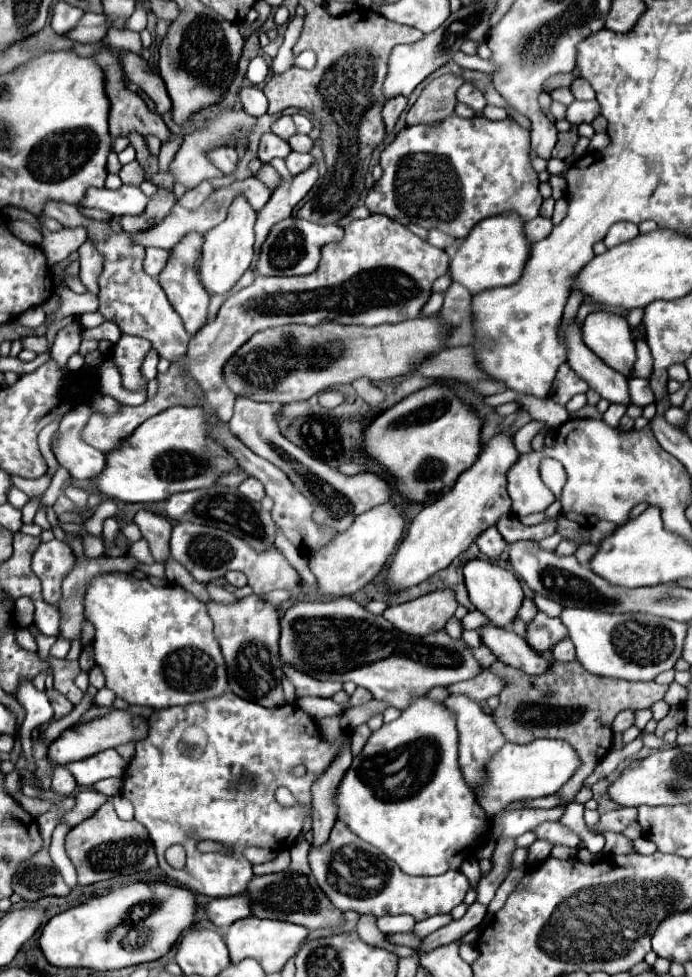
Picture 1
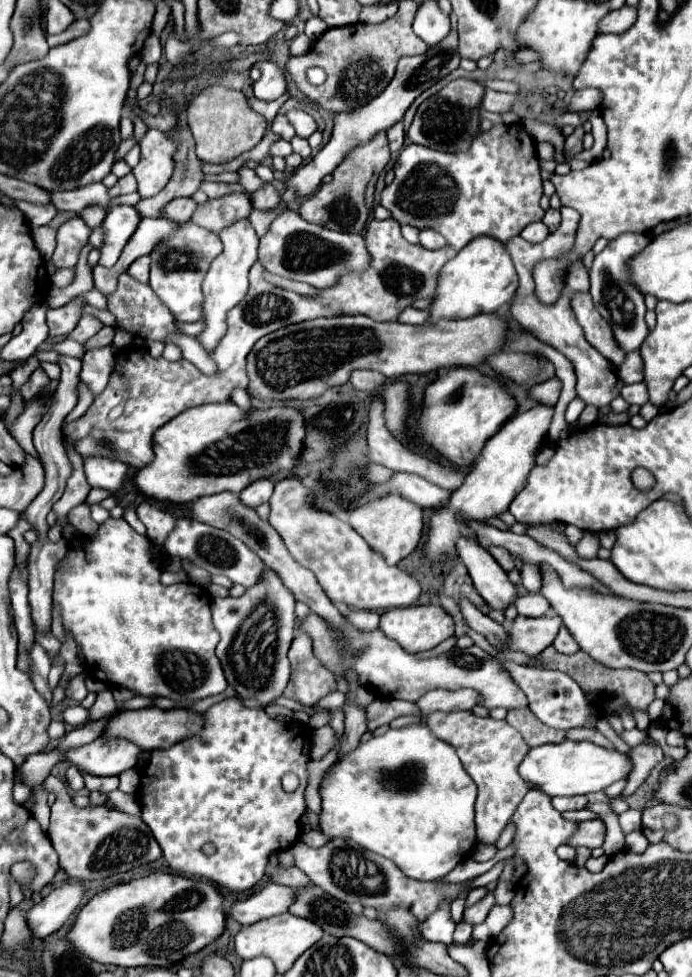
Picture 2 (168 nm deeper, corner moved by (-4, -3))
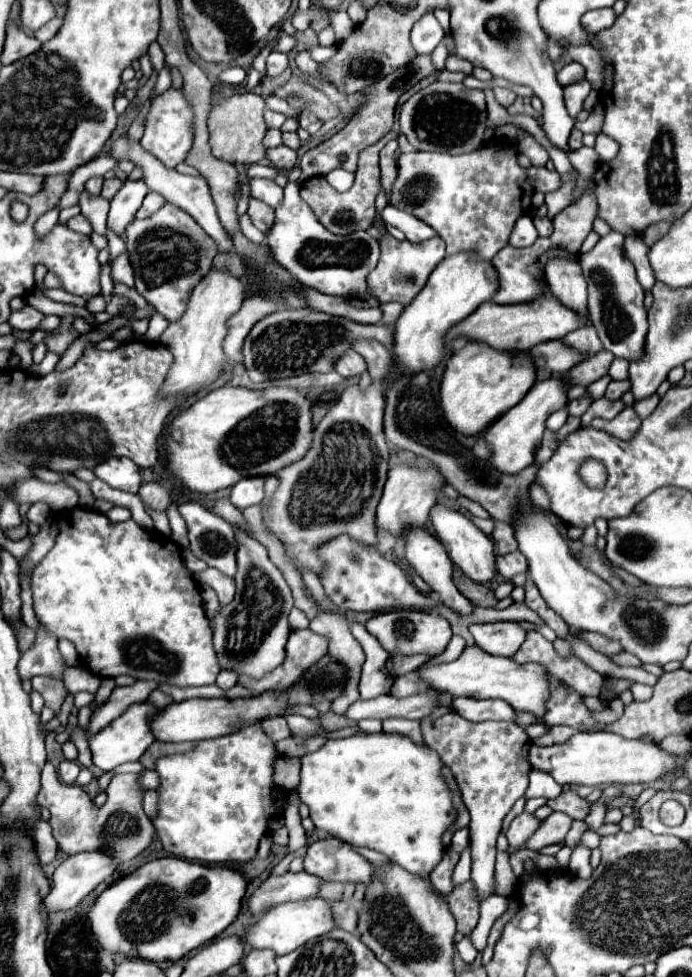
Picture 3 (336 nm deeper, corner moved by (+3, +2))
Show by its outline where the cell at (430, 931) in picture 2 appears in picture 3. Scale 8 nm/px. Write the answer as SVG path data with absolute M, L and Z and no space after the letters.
M372 733L354 735L346 739L328 739L318 751L302 757L300 769L300 801L310 807L310 819L316 829L322 829L350 845L368 847L384 853L392 863L408 869L410 873L430 875L444 853L440 835L456 819L450 791L440 775L444 763L436 757L436 751L418 747L410 737L398 733Z

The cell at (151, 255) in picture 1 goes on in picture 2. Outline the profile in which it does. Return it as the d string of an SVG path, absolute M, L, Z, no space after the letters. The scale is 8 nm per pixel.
M143 256L143 258L137 258L131 266L129 266L129 274L133 278L137 278L139 282L149 282L149 268L151 268L151 258L149 256Z

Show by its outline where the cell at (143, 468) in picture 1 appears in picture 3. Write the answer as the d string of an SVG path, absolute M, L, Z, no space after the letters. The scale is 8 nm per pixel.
M224 385L202 399L198 399L192 407L180 411L166 435L166 451L168 451L168 471L182 479L184 485L198 493L214 493L218 489L226 489L236 485L244 477L256 475L272 475L284 465L298 461L304 457L312 445L312 403L310 399L292 387L270 387L262 391L252 391L246 387Z

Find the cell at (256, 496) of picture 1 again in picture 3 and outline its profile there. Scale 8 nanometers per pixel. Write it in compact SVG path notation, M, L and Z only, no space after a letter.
M246 477L232 487L230 501L238 509L258 505L262 499L264 499L264 479L262 477Z

